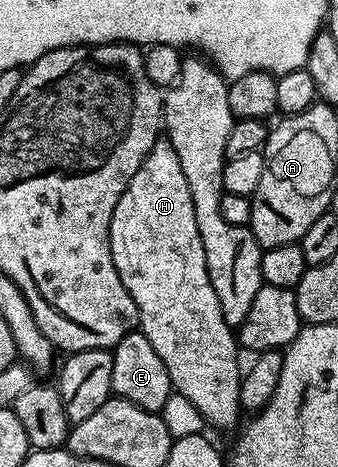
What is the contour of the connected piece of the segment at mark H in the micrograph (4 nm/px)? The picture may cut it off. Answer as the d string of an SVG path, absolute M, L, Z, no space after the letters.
M158 139L152 146L150 153L144 158L140 170L132 174L132 182L124 190L120 202L116 202L116 210L112 214L110 223L110 249L112 250L112 262L116 266L116 274L120 274L120 282L132 294L132 298L138 307L138 324L140 331L146 335L148 342L152 342L152 350L160 354L160 362L164 362L164 370L168 370L173 391L177 395L188 398L192 406L202 415L203 421L214 428L230 428L238 420L240 413L240 386L242 385L242 372L238 368L238 352L240 345L236 339L235 329L228 322L224 322L224 314L220 310L220 302L216 298L216 290L212 290L212 282L208 278L208 266L204 258L204 242L200 242L200 230L196 230L196 210L192 210L192 194L188 190L188 178L184 178L184 170L180 167L180 158L176 158L176 150L172 150L169 140Z

